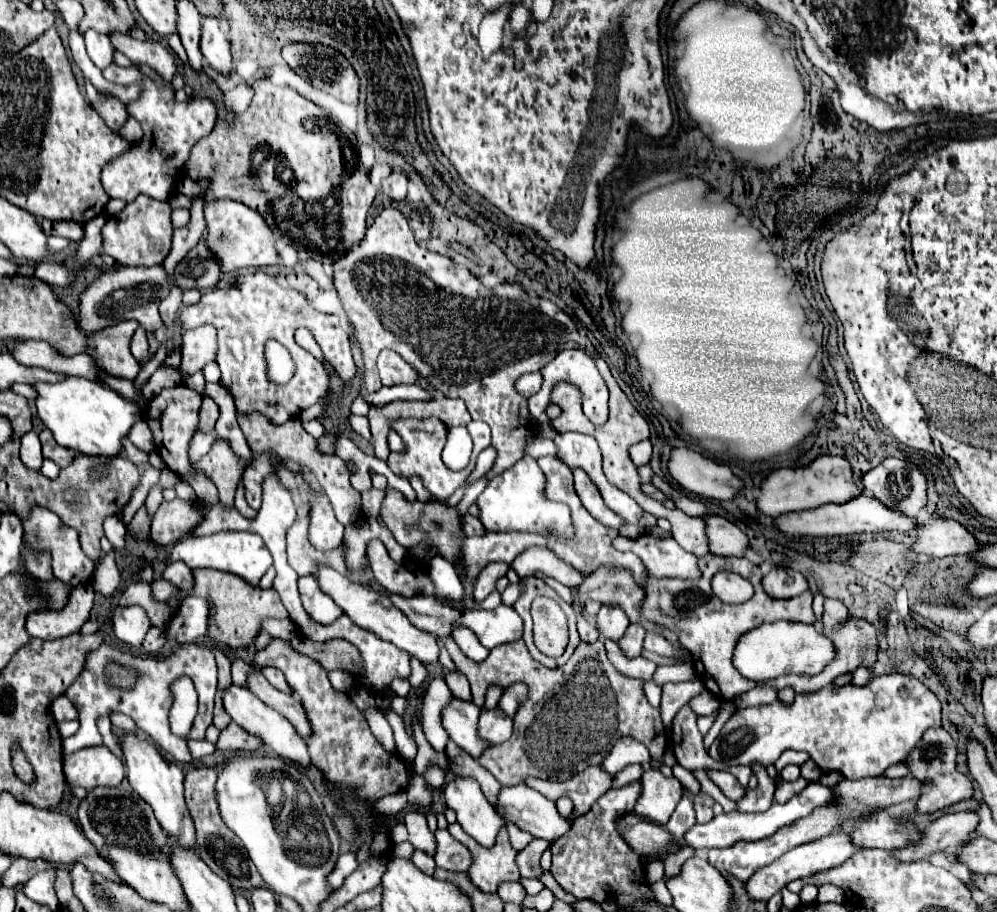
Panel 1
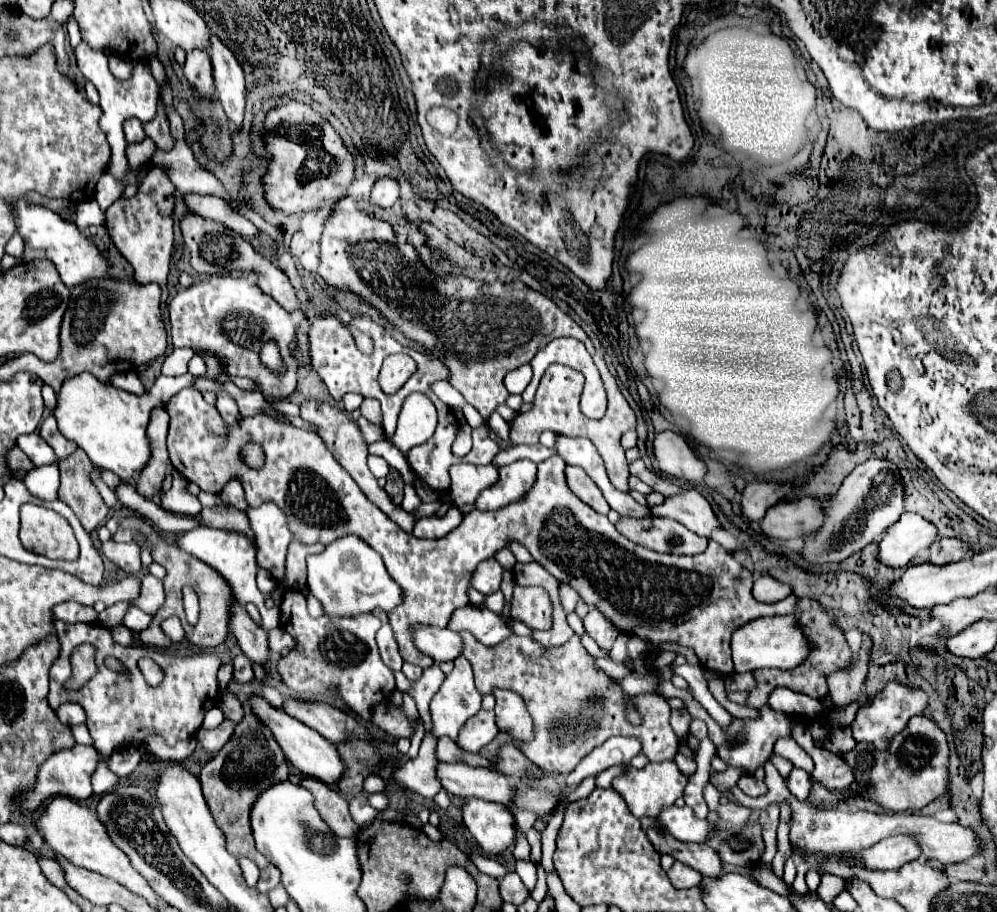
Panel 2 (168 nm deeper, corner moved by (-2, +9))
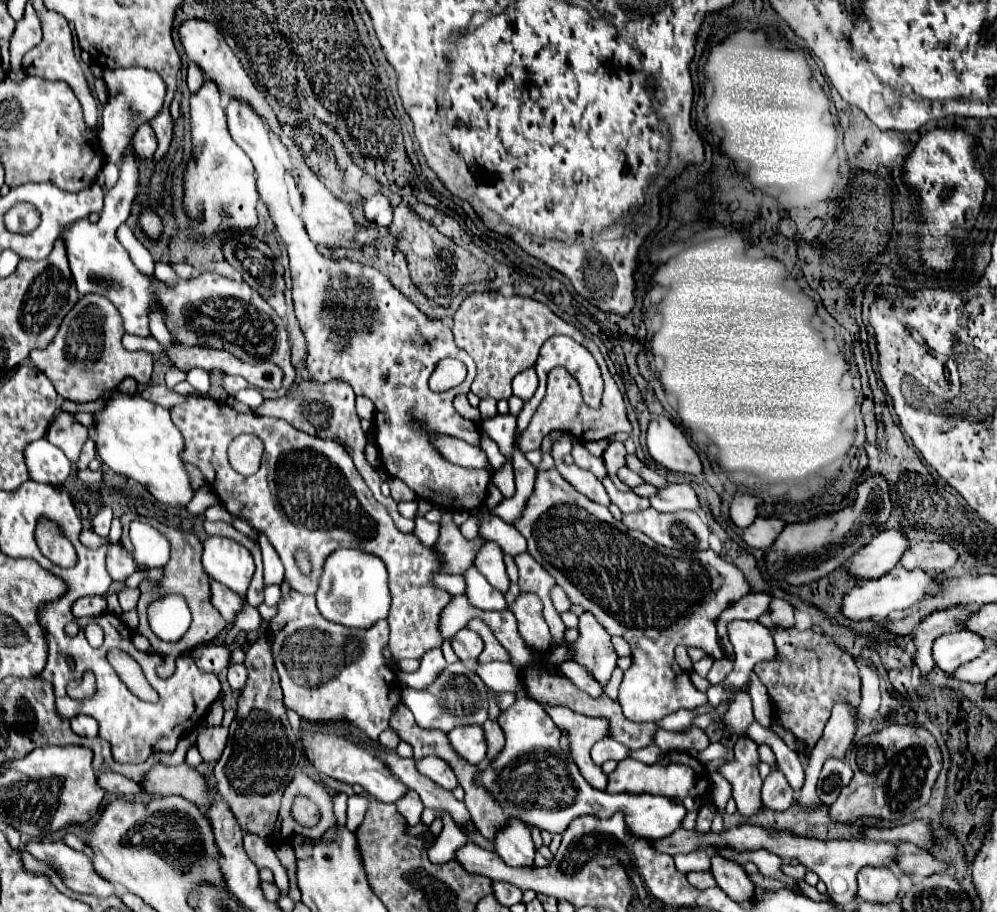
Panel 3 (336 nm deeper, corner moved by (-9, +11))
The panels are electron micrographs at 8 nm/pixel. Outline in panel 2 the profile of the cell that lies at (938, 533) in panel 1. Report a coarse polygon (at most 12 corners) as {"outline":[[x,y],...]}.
{"outline":[[904,513],[878,541],[876,559],[902,569],[924,555],[936,527]]}

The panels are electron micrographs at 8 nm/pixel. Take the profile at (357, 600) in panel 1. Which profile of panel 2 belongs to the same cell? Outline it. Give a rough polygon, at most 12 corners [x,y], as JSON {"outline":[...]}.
{"outline":[[418,627],[414,643],[436,663],[464,651],[460,633]]}

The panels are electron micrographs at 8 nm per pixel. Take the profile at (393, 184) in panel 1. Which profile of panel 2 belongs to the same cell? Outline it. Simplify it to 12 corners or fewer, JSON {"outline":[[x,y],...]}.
{"outline":[[378,179],[370,203],[390,209],[400,197],[394,179]]}

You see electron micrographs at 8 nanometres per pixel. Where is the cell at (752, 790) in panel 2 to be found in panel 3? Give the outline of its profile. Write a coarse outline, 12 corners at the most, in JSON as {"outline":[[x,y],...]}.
{"outline":[[781,771],[763,781],[761,799],[767,809],[785,811],[793,789]]}

